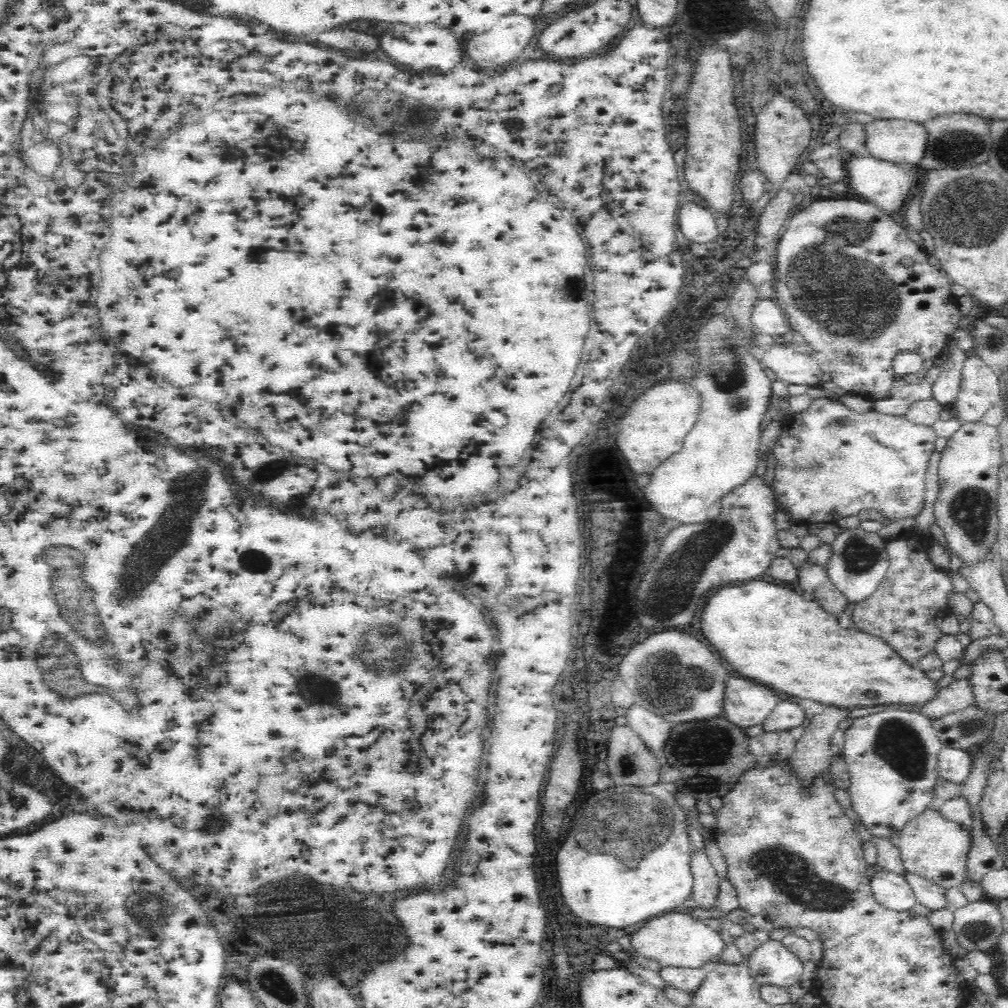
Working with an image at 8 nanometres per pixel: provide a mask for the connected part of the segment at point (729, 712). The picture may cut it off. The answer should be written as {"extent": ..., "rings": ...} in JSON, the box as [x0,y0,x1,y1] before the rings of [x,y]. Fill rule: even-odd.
{"extent":[724,678,781,729],"rings":[[[730,678],[725,686],[724,720],[745,729],[762,724],[781,701],[778,692],[746,678]]]}

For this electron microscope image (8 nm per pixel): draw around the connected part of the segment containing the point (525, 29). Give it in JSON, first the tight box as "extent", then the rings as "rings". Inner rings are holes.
{"extent":[466,14,534,68],"rings":[[[510,14],[508,28],[490,28],[476,34],[466,44],[466,54],[482,68],[496,68],[512,62],[534,34],[534,22],[528,16]]]}

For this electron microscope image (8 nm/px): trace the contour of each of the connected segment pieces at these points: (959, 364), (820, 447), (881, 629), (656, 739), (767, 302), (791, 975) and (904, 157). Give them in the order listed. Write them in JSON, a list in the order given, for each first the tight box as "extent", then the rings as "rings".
[{"extent":[933,341,970,406],"rings":[[[950,341],[950,348],[951,352],[940,368],[936,382],[933,383],[933,398],[942,406],[947,403],[955,403],[957,400],[962,386],[964,365],[966,365],[966,360],[970,354],[958,347],[952,348],[952,341]]]},{"extent":[773,398,937,529],"rings":[[[818,398],[813,400],[807,410],[798,412],[783,420],[783,433],[780,434],[778,441],[773,447],[773,456],[776,458],[776,468],[774,470],[773,489],[775,490],[778,505],[780,505],[794,522],[797,529],[814,524],[814,522],[834,522],[843,517],[858,515],[858,512],[866,508],[878,510],[883,516],[890,519],[904,519],[907,517],[918,516],[924,506],[924,475],[931,453],[935,450],[937,435],[931,426],[915,424],[908,420],[905,415],[879,414],[873,409],[865,412],[854,412],[848,406],[838,400],[828,398]]]},{"extent":[851,528,956,664],"rings":[[[913,528],[888,539],[886,550],[890,557],[890,564],[884,580],[870,596],[854,603],[851,617],[858,628],[888,640],[900,655],[909,660],[910,664],[917,664],[922,656],[928,655],[935,649],[937,640],[940,640],[943,635],[942,618],[951,613],[949,600],[956,592],[954,591],[954,582],[950,578],[950,569],[936,567],[928,557],[929,540],[929,534],[915,531]]]},{"extent":[627,705,670,755],"rings":[[[632,705],[627,713],[630,728],[645,742],[645,745],[656,755],[663,754],[666,740],[670,736],[670,724],[664,722],[657,714],[652,714],[642,707]]]},{"extent":[751,299,791,336],"rings":[[[760,299],[754,305],[751,324],[760,333],[783,336],[791,328],[787,315],[774,299]]]},{"extent":[746,939,806,988],"rings":[[[768,939],[750,952],[746,963],[750,971],[750,976],[760,985],[770,984],[787,988],[801,982],[802,972],[804,972],[804,962],[806,960],[799,958],[798,954],[784,946],[782,941]]]},{"extent":[863,119,927,167],"rings":[[[875,119],[866,125],[863,152],[895,165],[918,167],[924,156],[927,132],[909,120]]]}]

